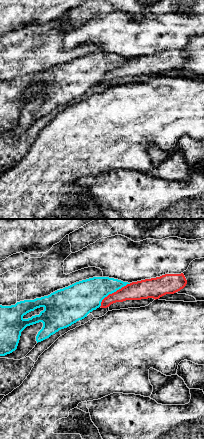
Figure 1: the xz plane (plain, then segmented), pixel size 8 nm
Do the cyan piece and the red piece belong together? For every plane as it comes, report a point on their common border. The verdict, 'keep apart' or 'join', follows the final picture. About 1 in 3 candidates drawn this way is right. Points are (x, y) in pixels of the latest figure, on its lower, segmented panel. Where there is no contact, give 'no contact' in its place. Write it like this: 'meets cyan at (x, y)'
meets cyan at (113, 292)

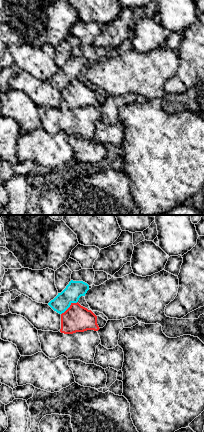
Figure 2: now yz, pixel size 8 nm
meets cyan at (69, 306)

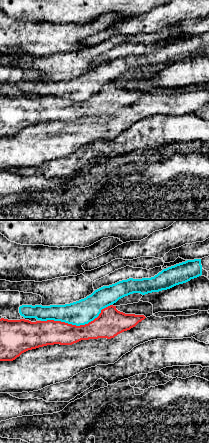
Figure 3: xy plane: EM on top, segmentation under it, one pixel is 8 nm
meets cyan at (77, 325)

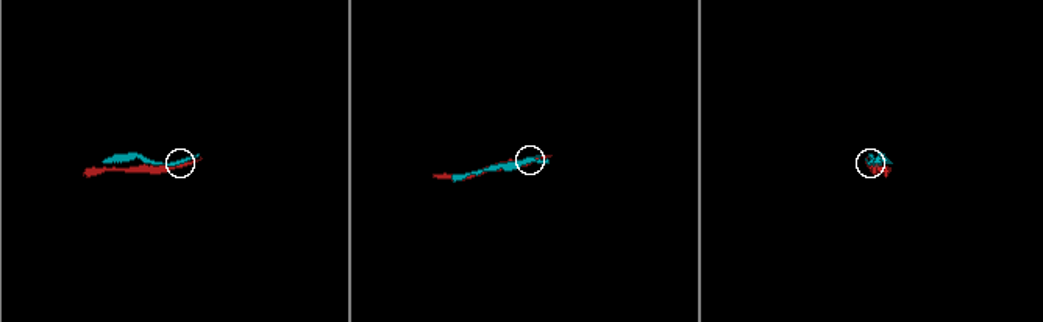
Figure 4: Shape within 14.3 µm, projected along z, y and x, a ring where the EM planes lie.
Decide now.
keep apart

